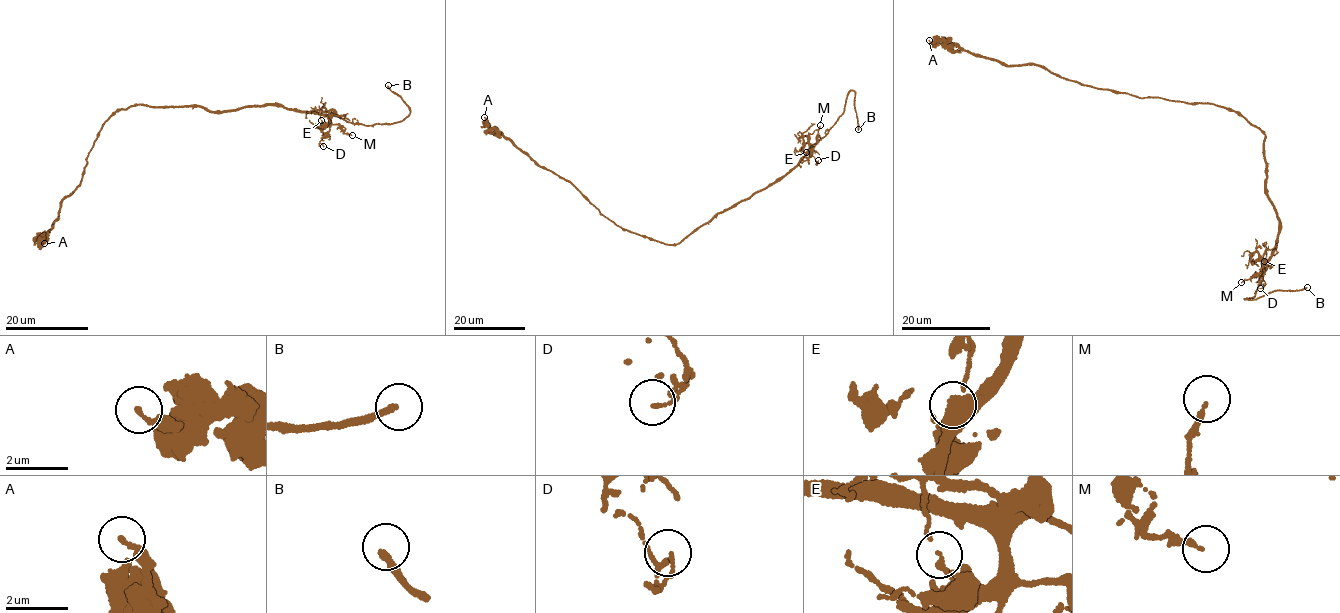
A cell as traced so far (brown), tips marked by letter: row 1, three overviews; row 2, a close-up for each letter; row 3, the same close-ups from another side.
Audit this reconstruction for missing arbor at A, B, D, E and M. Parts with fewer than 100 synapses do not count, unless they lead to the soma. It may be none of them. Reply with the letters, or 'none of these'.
B

